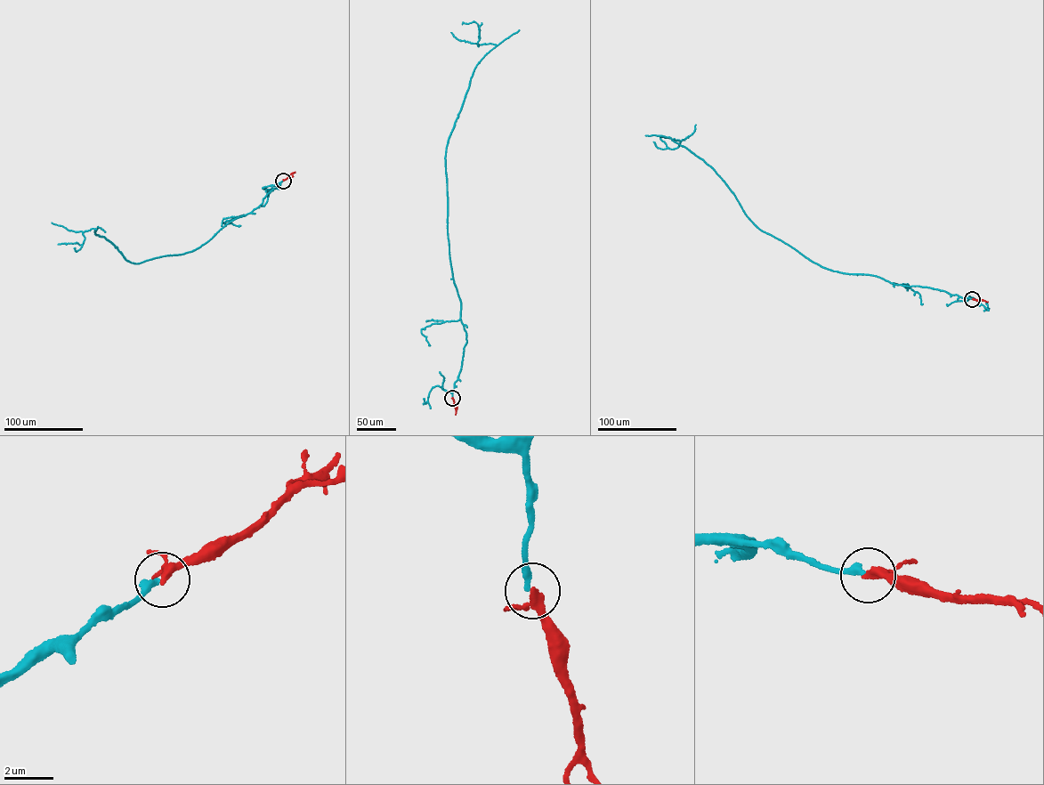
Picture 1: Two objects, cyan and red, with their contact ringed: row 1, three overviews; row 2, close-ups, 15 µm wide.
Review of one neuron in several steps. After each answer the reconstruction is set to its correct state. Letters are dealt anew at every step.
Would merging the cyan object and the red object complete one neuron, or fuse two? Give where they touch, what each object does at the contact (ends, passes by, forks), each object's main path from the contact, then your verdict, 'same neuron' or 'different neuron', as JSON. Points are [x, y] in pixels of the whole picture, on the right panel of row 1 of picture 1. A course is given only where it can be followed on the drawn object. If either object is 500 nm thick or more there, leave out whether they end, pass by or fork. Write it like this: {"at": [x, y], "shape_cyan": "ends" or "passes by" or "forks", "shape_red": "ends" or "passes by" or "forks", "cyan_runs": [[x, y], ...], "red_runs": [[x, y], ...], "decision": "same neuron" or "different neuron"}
{"at": [972, 299], "shape_cyan": "ends", "shape_red": "forks", "cyan_runs": [[972, 299], [821, 266], [757, 228], [713, 168], [672, 140], [679, 140], [672, 149], [660, 138], [669, 138]], "red_runs": [[972, 299], [988, 302]], "decision": "different neuron"}

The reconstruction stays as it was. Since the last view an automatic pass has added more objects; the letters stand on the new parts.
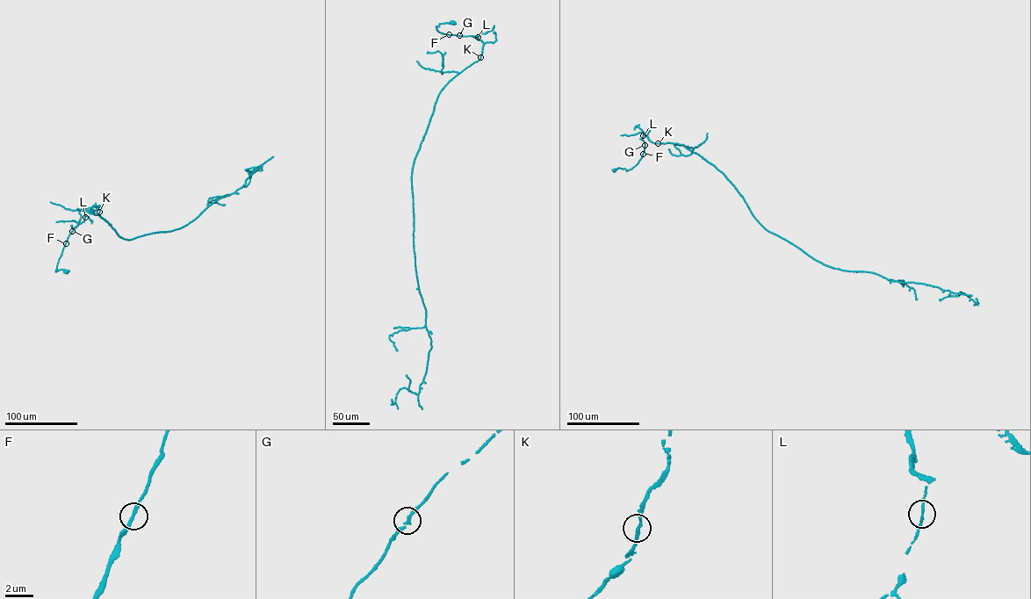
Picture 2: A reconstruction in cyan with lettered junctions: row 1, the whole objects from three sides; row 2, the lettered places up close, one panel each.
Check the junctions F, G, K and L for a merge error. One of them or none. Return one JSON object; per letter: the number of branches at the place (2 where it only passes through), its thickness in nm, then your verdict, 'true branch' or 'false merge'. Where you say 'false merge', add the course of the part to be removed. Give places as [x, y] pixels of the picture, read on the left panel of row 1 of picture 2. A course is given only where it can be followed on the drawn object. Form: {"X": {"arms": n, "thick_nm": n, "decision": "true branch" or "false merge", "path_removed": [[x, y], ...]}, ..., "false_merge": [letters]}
{"F": {"arms": 2, "thick_nm": 220, "decision": "true branch"}, "G": {"arms": 2, "thick_nm": 170, "decision": "true branch"}, "K": {"arms": 2, "thick_nm": 180, "decision": "true branch"}, "L": {"arms": 2, "thick_nm": 160, "decision": "true branch"}, "false_merge": []}

